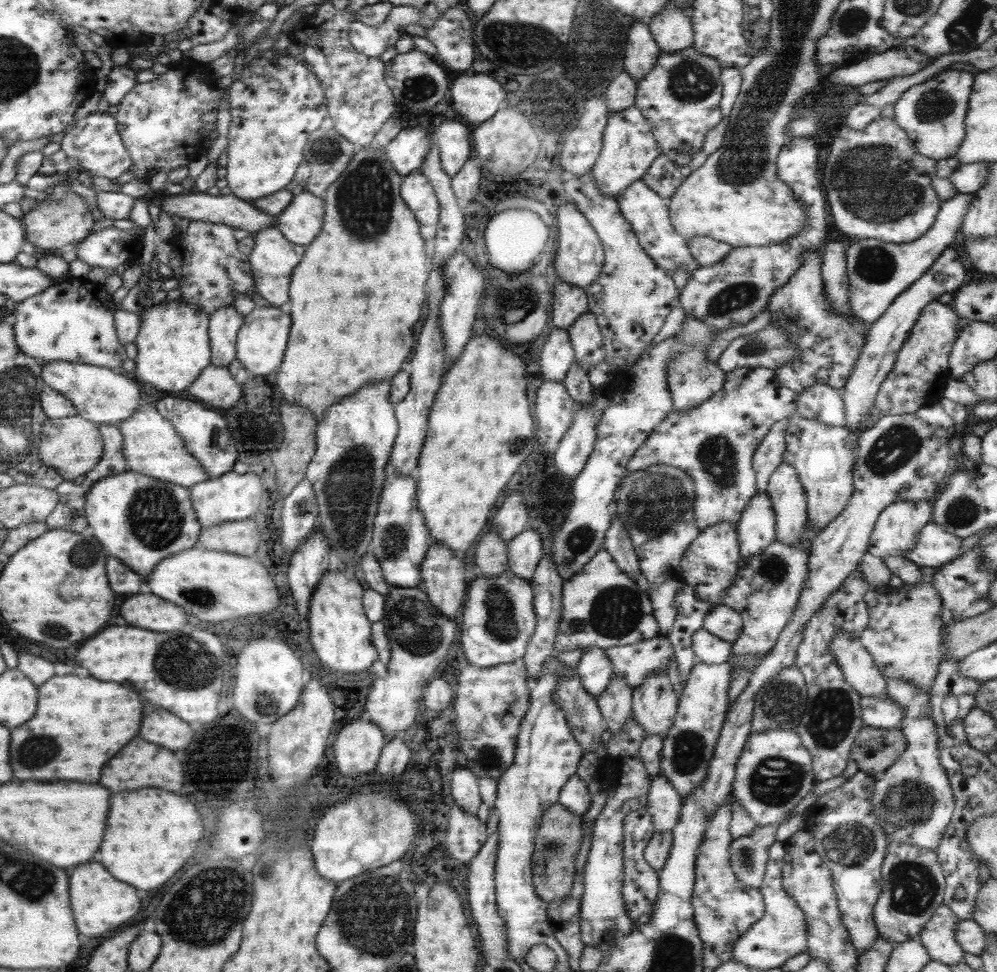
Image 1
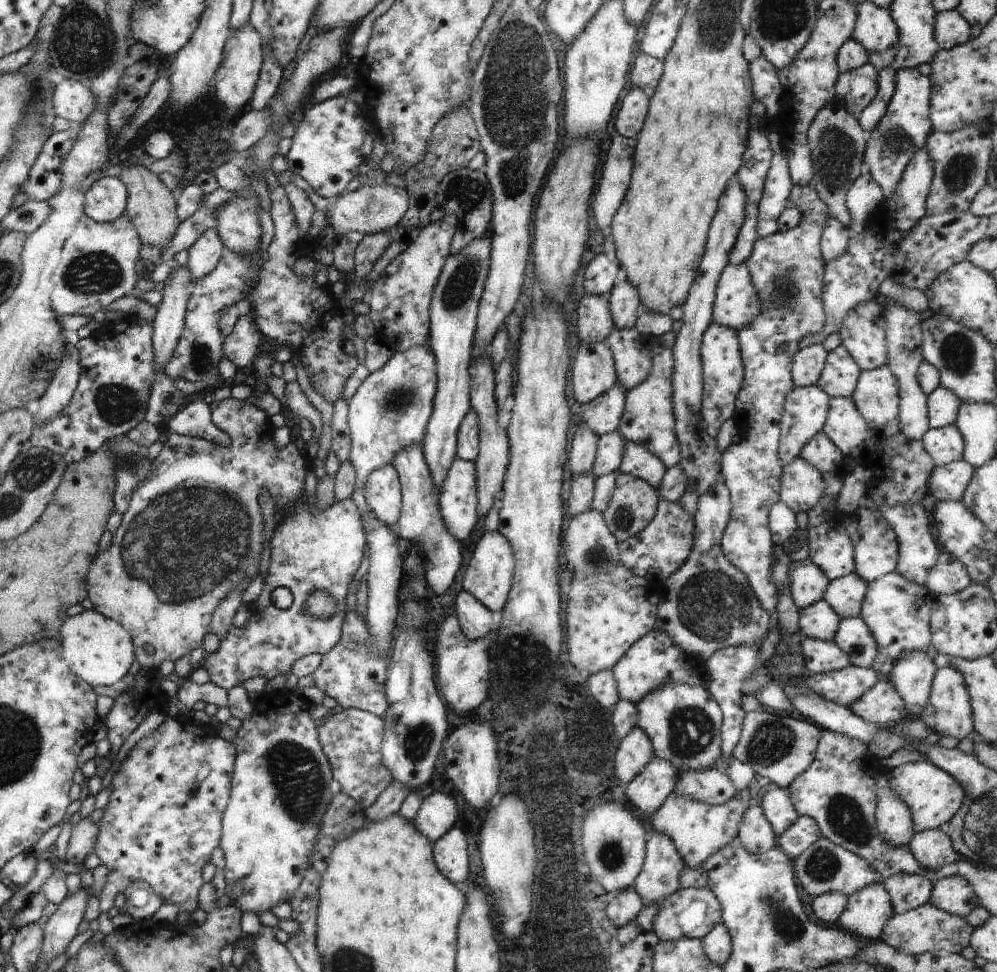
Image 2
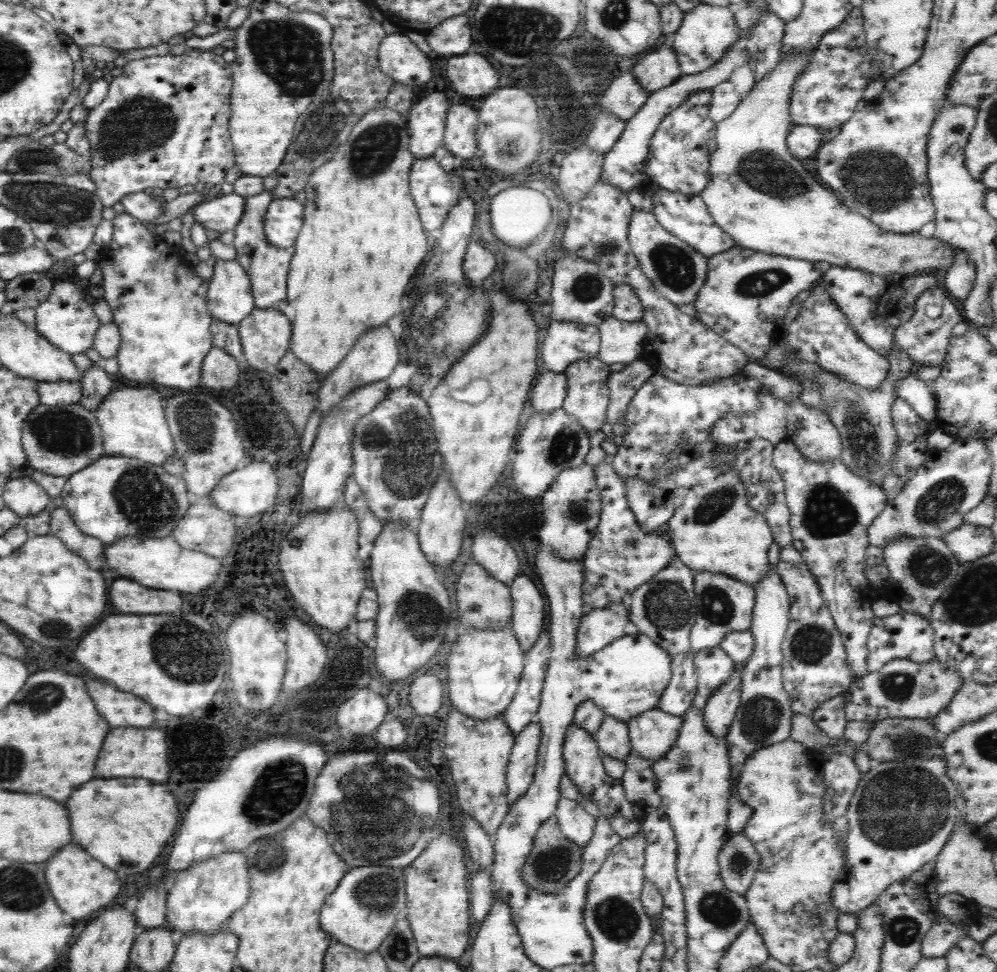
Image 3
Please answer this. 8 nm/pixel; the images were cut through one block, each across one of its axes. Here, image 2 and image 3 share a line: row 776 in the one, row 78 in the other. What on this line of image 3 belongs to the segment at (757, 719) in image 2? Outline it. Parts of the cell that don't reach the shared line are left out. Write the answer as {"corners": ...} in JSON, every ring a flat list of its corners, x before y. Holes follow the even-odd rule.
{"corners":[[814,48,806,50,806,52,788,52,788,54,779,53,779,58,776,60,776,65,773,70,761,81,754,83,749,93,741,99,737,106,734,108,734,112,725,117,722,121,716,122,714,128,714,138,716,142,716,149,709,155,708,162,708,175,707,184,705,188,698,194,699,198,705,204,708,213,711,215,713,222,726,234,729,235,735,245,767,255,776,255,781,257,788,257,791,259,805,260,810,262,827,262,828,265,836,265,837,267,849,267,851,269,860,269,869,275,889,275,889,273,895,273,895,275,923,275,925,272,931,273,935,270,947,269,953,261,954,248,939,240,935,237,926,238,919,233,894,233,885,230,881,230,878,226,875,226,869,219,864,216,858,215,857,212,850,211,841,204,841,201,829,191,825,189,817,180,813,180,809,176,809,172,797,162,797,159,792,157,789,149,786,145,786,136,791,128,788,104,791,94,792,82,796,80,797,76,805,70,805,66,809,64]]}

